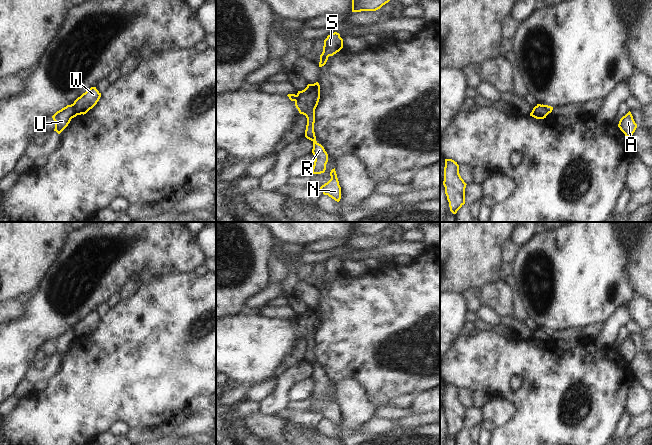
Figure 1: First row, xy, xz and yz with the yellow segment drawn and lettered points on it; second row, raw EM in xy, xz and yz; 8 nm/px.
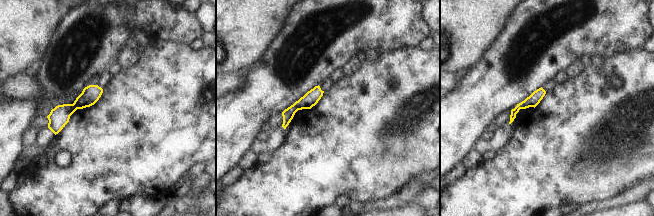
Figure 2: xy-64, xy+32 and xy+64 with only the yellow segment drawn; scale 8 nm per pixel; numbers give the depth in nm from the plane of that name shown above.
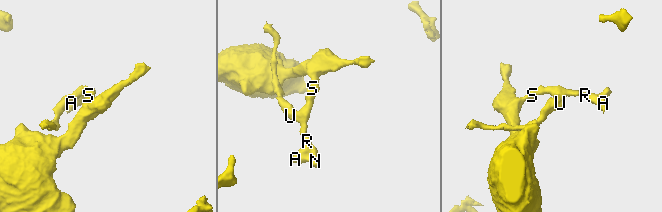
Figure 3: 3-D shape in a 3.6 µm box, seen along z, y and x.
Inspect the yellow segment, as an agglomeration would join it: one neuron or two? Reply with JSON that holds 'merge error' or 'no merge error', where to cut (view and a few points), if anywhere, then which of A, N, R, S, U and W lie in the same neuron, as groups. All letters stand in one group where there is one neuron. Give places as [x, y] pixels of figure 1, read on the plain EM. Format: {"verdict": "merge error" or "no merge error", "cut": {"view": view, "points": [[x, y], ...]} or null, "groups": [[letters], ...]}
{"verdict": "merge error", "cut": {"view": "xy", "points": [[70, 329], [76, 339]]}, "groups": [["A", "N", "R", "S", "W"], ["U"]]}

